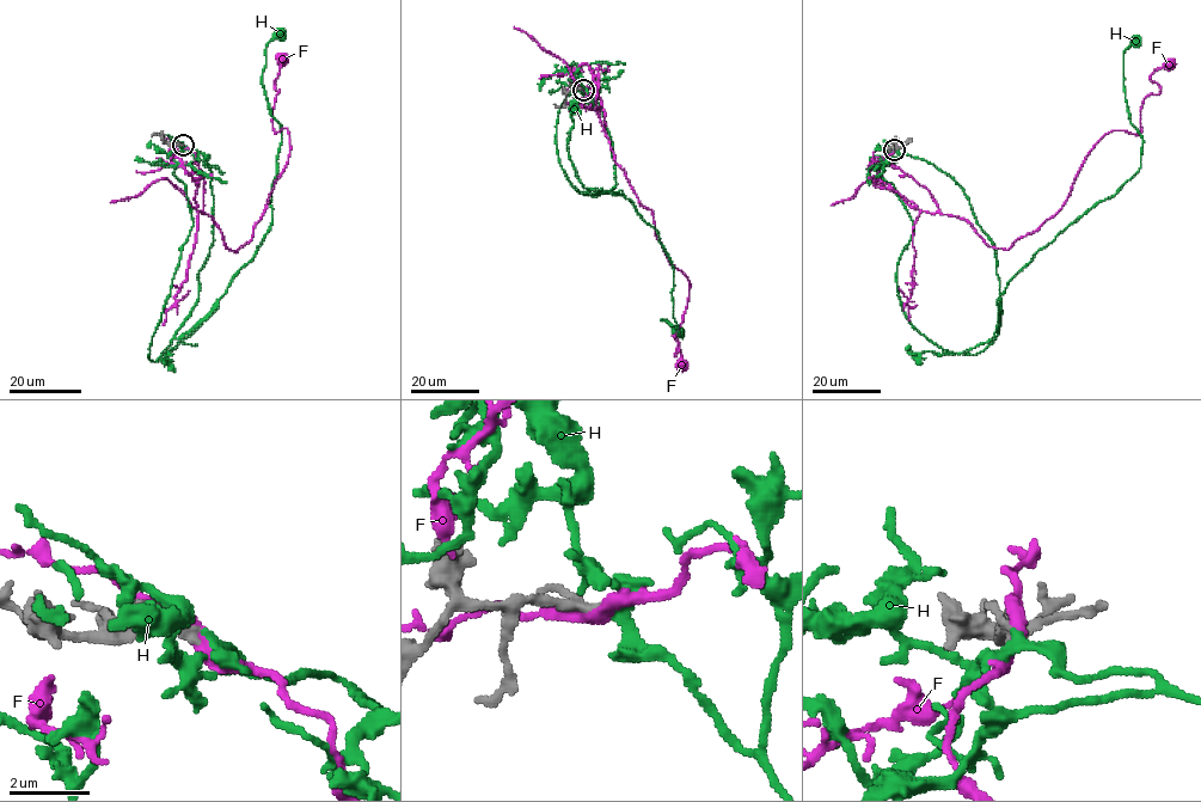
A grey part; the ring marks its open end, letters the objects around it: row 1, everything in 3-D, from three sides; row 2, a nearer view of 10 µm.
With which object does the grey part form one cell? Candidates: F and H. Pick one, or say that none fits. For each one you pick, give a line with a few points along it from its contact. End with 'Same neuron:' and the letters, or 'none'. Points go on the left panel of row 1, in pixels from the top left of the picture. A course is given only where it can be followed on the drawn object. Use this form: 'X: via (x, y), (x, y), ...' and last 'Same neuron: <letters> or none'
H: via (183, 145), (210, 171), (213, 242), (176, 338), (210, 311), (271, 224), (281, 124), (262, 71), (279, 34)
Same neuron: H

